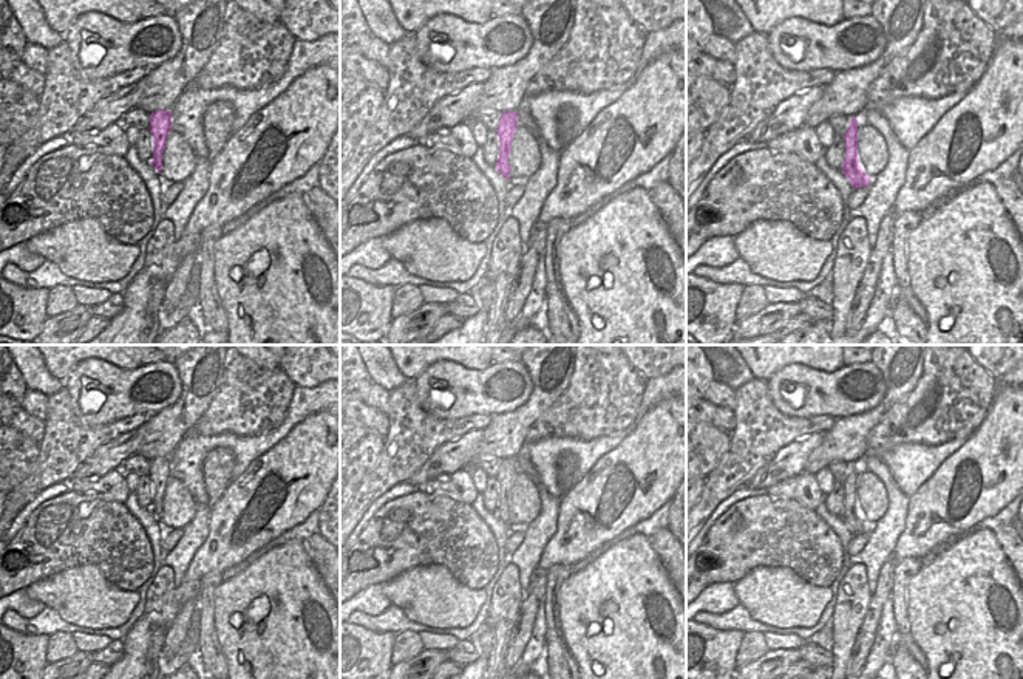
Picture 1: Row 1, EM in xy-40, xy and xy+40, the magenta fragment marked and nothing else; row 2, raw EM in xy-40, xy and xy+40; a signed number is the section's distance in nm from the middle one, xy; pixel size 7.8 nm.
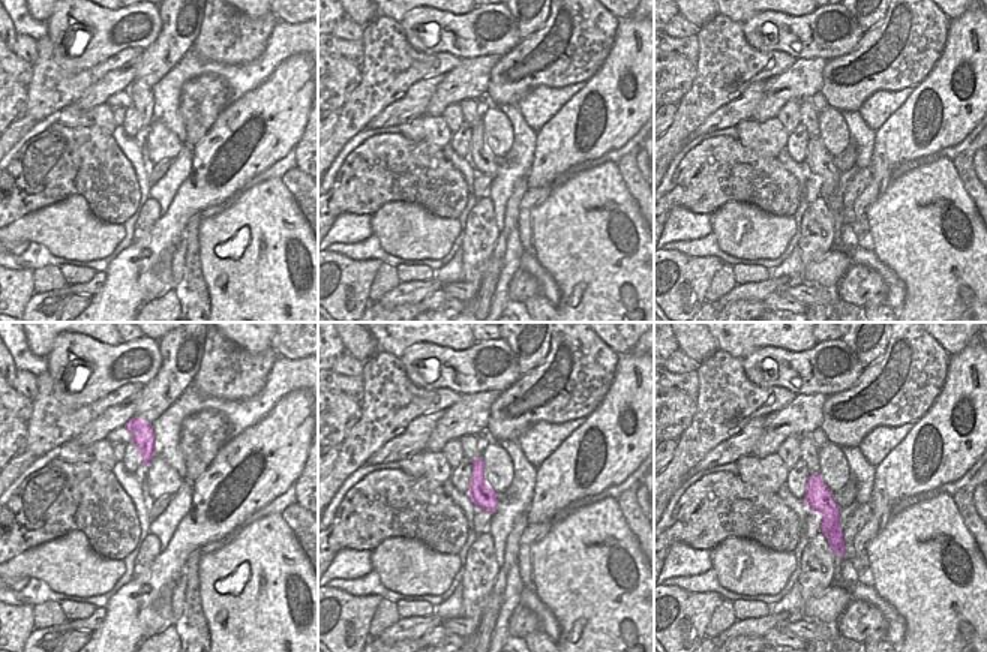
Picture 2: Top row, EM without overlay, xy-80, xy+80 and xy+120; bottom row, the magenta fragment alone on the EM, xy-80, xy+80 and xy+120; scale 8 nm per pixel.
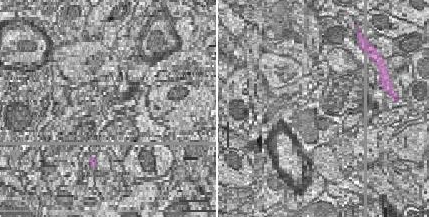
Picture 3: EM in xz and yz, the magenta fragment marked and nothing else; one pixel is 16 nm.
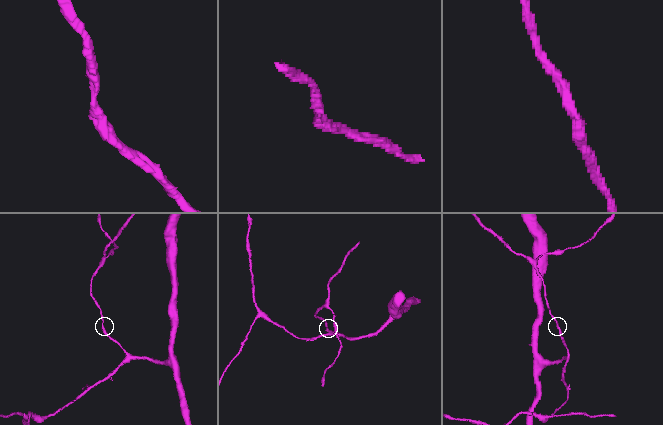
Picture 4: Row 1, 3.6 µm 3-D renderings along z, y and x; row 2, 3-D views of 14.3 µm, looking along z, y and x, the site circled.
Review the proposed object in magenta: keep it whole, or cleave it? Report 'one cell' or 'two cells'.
one cell

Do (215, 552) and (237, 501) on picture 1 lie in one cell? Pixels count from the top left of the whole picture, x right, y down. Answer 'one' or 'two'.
one

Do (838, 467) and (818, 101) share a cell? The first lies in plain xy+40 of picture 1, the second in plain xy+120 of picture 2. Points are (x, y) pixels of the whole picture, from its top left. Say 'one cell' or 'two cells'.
two cells

